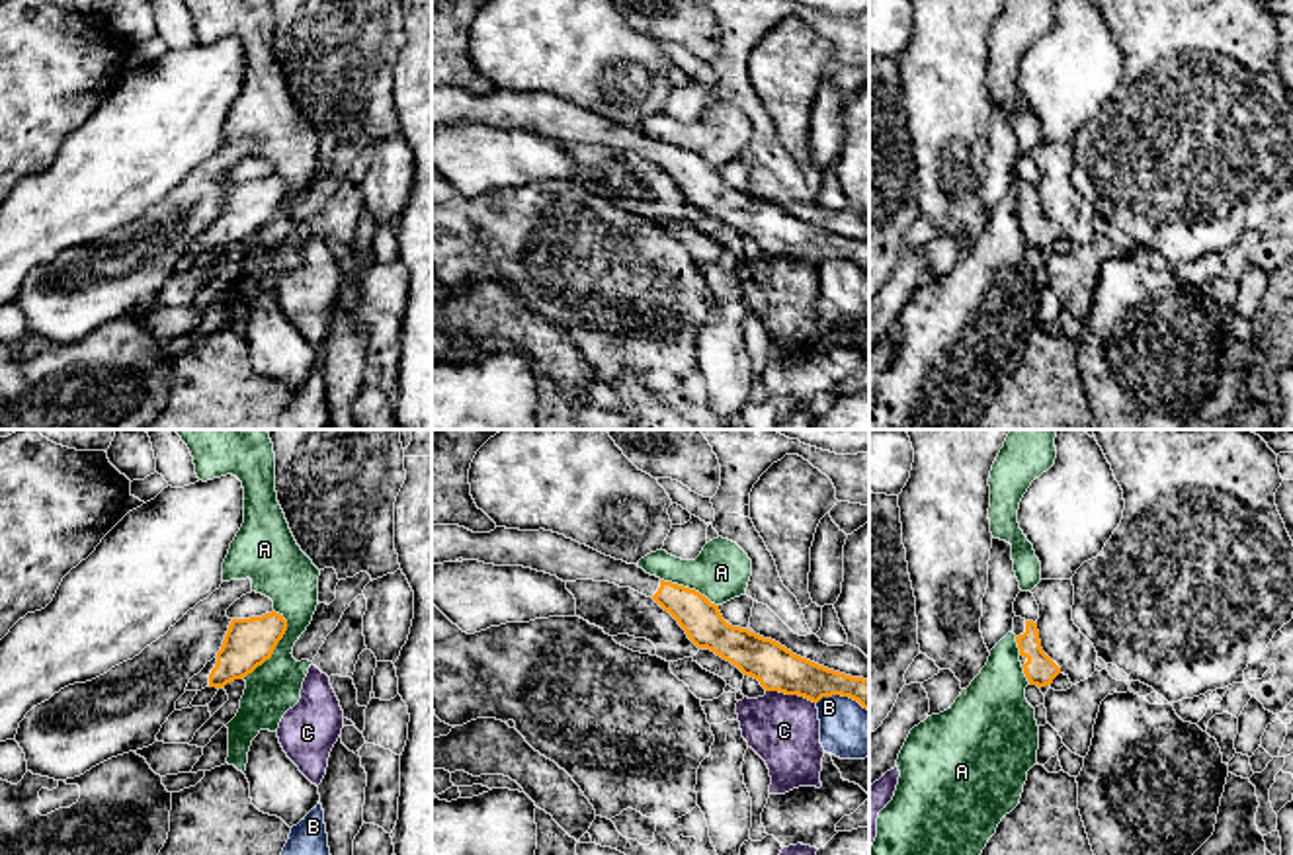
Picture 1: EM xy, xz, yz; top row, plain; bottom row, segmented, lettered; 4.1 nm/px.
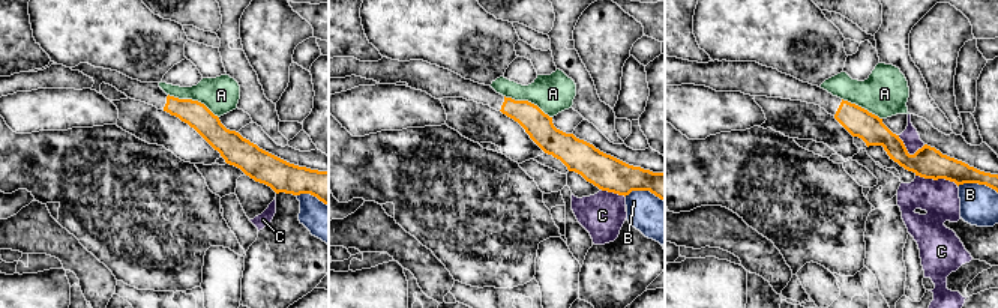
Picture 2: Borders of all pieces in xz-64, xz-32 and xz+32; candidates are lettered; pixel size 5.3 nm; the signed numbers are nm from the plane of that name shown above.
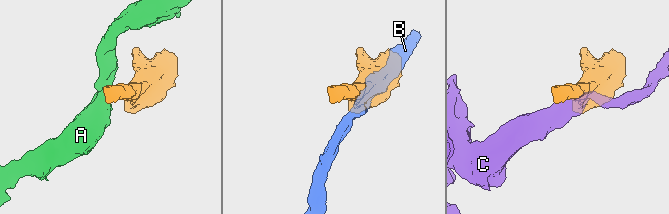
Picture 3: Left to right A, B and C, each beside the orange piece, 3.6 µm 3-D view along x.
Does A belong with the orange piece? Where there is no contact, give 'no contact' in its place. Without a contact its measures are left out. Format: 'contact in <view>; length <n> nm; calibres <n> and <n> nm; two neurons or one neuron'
contact in xy; length 320 nm; calibres 200 and 220 nm; two neurons

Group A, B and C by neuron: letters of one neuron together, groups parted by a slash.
A / B / C

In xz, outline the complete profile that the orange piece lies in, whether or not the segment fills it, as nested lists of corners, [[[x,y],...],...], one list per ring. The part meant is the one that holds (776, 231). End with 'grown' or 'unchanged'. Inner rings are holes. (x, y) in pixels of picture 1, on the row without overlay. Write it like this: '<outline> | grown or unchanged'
[[[432,88],[432,127],[479,123],[494,129],[523,129],[563,144],[594,142],[631,150],[652,160],[686,193],[697,211],[707,211],[760,244],[766,254],[799,258],[813,265],[842,258],[869,273],[869,242],[852,240],[801,221],[772,201],[729,187],[719,168],[695,152],[664,144],[637,127],[605,119],[553,94],[496,90],[473,96],[459,88]]] | grown

